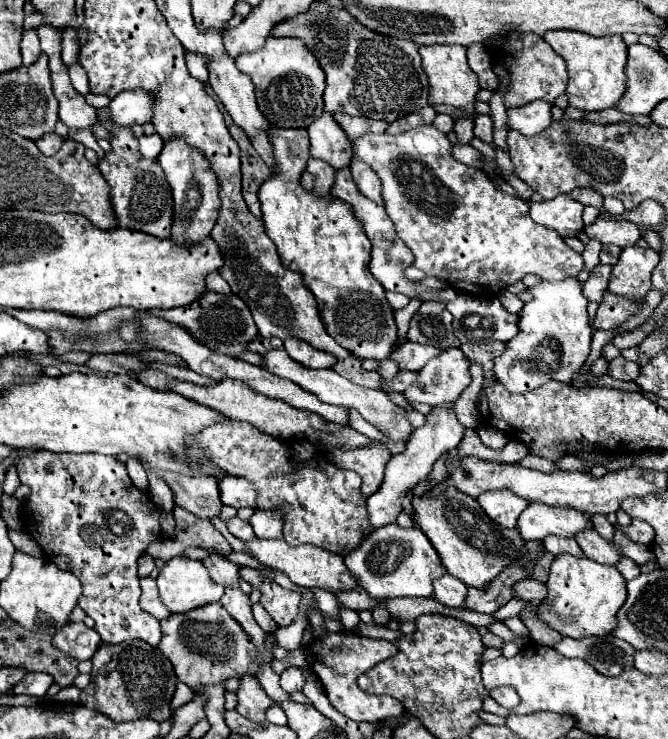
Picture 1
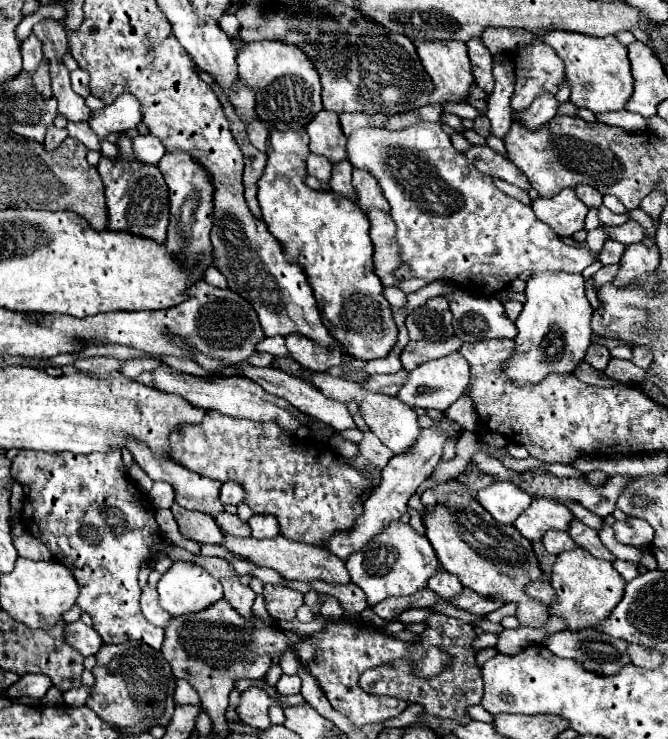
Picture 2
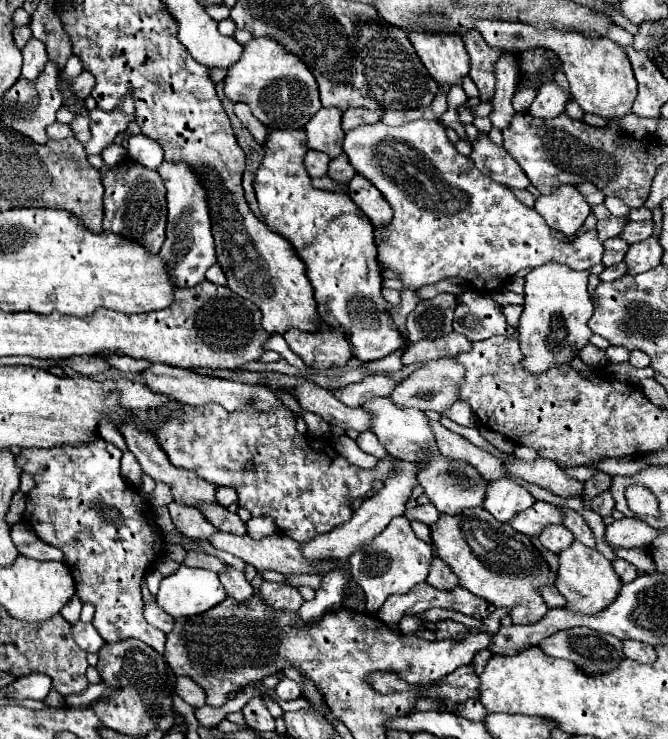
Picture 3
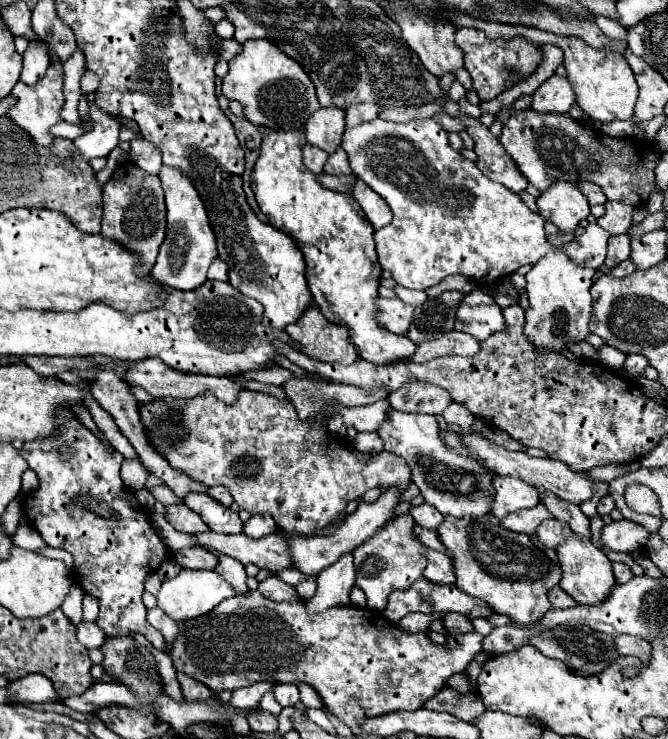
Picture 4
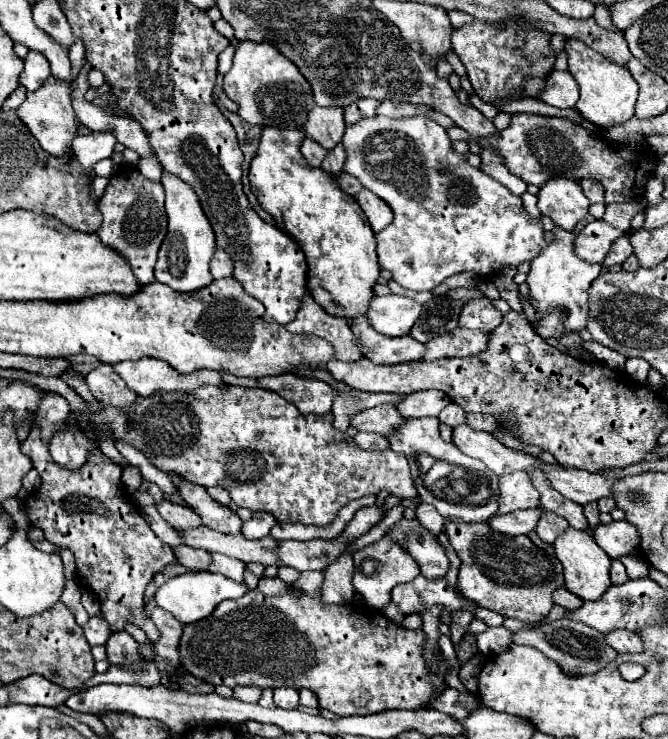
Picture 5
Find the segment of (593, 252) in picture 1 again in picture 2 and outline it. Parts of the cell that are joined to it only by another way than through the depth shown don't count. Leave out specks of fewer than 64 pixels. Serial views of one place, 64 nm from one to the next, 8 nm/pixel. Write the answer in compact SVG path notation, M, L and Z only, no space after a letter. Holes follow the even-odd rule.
M598 226L596 230L590 230L588 232L588 242L590 242L590 248L592 248L592 252L600 252L602 250L602 244L604 244L604 240L608 238L608 234L606 234L606 226Z

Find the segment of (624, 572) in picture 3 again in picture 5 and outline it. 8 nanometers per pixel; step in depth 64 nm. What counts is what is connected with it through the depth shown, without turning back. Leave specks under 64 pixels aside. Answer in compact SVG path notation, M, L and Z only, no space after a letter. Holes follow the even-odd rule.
M612 560L612 568L610 568L610 580L612 584L624 584L628 580L624 564L620 560Z

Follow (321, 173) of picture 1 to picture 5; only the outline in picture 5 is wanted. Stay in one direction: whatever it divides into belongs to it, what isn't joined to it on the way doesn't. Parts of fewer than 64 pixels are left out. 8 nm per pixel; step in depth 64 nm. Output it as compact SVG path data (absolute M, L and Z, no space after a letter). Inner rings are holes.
M306 136L304 138L304 142L302 142L302 156L306 158L306 162L310 164L310 166L314 166L314 168L318 168L320 164L322 164L322 160L324 160L324 154L328 152L326 148L320 148L320 144L316 144L316 142L312 142L312 138L310 136Z

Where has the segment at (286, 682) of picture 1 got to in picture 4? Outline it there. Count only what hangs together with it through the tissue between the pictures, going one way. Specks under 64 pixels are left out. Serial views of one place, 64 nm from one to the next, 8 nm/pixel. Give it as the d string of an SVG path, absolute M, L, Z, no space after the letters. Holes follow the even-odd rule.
M276 684L274 686L274 696L276 696L276 702L282 708L290 708L300 700L298 698L298 686L294 686L294 684Z

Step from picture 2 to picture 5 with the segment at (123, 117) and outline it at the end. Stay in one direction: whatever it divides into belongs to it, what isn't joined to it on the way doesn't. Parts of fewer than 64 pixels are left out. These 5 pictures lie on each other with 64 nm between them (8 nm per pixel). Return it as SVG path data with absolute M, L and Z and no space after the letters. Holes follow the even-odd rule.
M94 132L90 136L78 136L72 142L72 150L82 168L82 178L86 180L92 178L94 164L104 158L110 158L114 152L114 144L116 144L116 138L110 132Z

